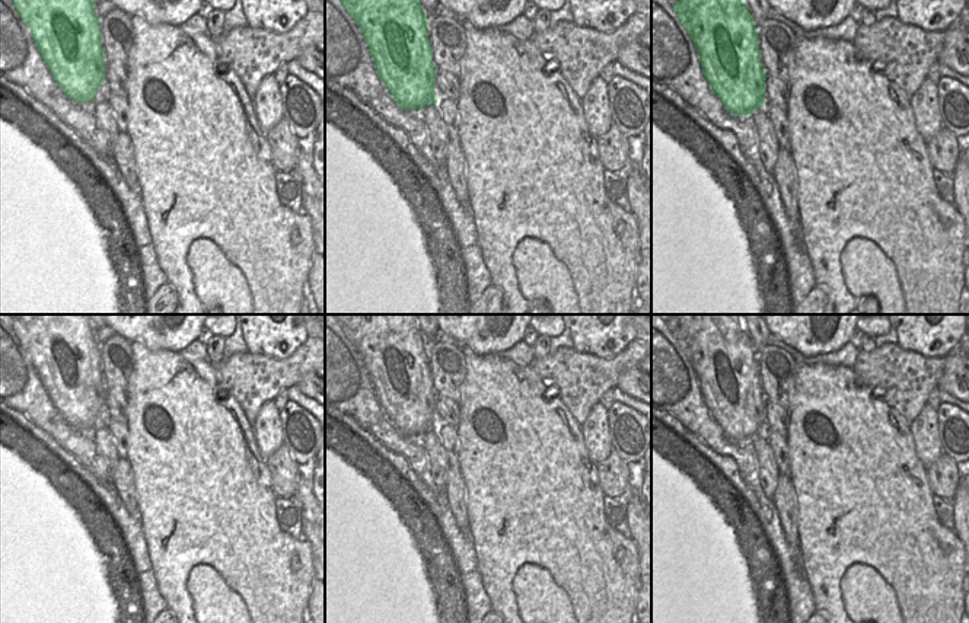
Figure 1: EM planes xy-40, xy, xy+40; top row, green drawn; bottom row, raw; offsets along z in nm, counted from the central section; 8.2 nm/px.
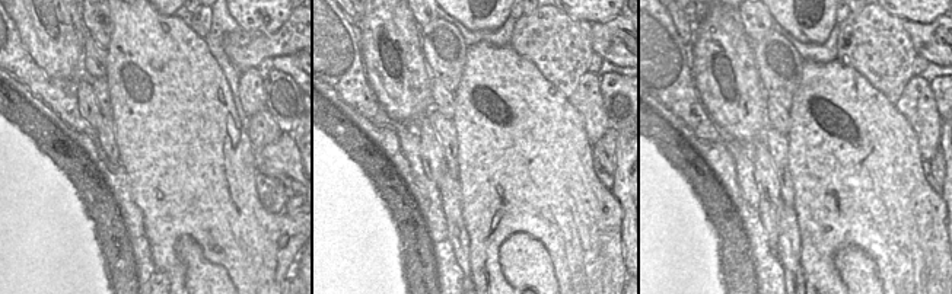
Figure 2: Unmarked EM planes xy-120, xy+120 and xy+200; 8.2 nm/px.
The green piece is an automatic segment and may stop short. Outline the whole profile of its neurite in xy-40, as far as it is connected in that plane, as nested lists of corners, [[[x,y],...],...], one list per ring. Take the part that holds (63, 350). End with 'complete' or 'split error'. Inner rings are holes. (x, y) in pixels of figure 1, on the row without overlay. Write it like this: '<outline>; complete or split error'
[[[87,314],[7,316],[54,408],[73,426],[93,426],[105,408],[105,378]]]; complete

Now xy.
[[[334,314],[344,336],[361,357],[376,399],[396,429],[407,435],[424,435],[437,429],[433,387],[428,365],[428,345],[414,314]]]; complete

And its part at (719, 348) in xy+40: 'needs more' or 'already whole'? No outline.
already whole

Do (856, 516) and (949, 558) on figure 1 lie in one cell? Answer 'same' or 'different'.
same

